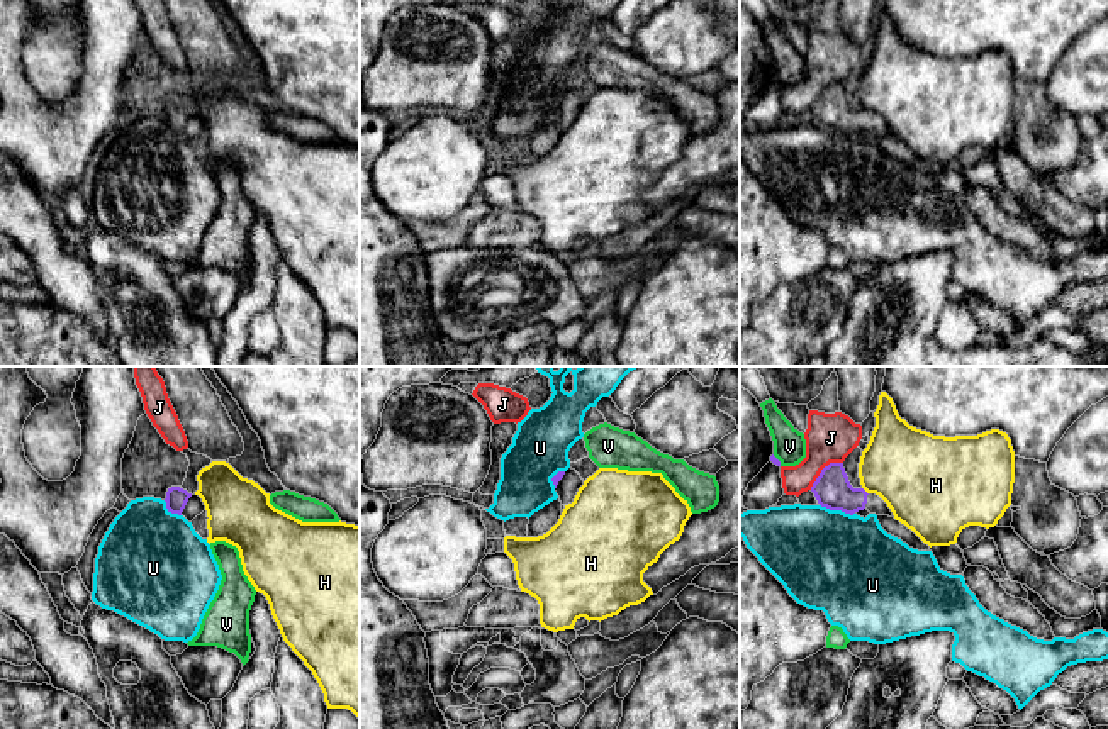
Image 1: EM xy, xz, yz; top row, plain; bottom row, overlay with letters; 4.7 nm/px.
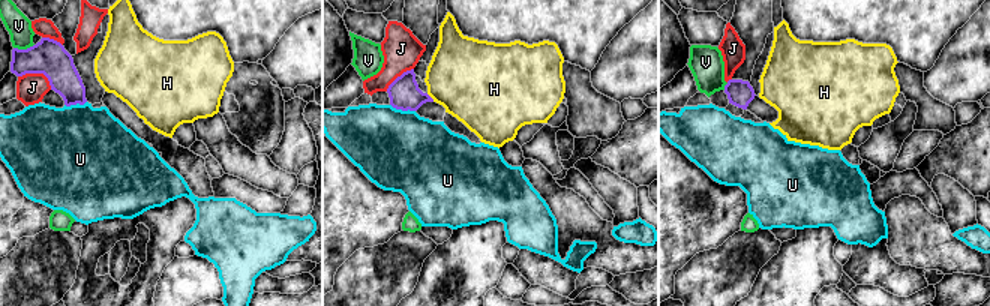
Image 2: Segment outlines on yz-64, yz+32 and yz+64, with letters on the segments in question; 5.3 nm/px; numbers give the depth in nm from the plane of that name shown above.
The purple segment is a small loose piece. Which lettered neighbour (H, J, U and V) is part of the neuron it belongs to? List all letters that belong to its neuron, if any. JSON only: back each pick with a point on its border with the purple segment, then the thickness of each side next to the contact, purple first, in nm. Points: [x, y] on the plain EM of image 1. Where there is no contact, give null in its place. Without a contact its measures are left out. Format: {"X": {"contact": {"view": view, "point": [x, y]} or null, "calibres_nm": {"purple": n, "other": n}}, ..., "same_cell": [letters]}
{"same_cell": []}

